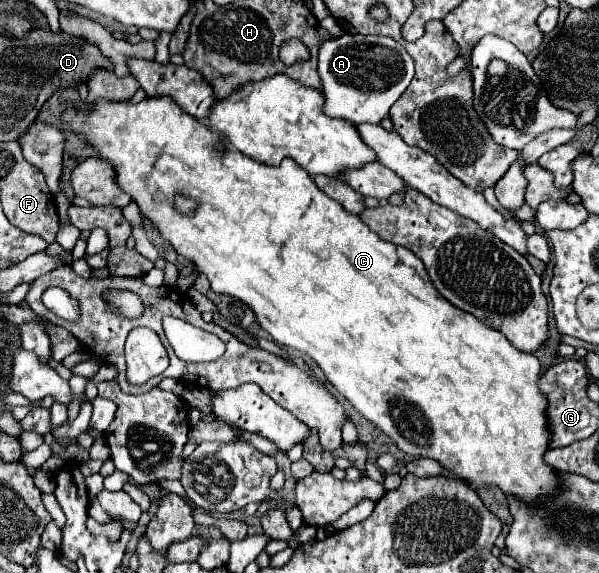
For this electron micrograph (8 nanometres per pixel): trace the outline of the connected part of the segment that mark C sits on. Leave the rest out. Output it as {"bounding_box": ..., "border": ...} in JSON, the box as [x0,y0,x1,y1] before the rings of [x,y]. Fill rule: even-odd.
{"bounding_box":[62,98,558,506],"border":[[[144,98],[138,104],[130,102],[108,102],[108,100],[98,100],[98,104],[92,106],[90,112],[84,112],[82,108],[68,108],[62,114],[62,120],[72,126],[78,134],[86,138],[86,142],[102,156],[108,160],[114,170],[116,170],[116,180],[122,190],[126,190],[132,200],[138,204],[140,212],[152,220],[162,238],[170,242],[176,250],[176,254],[184,256],[188,262],[192,262],[202,274],[208,276],[210,288],[220,294],[230,294],[244,304],[248,304],[260,326],[278,342],[280,346],[288,346],[292,350],[298,350],[300,354],[314,360],[326,374],[328,382],[370,422],[376,422],[374,426],[380,428],[386,436],[390,436],[400,450],[414,458],[432,458],[440,462],[440,466],[448,472],[452,472],[456,478],[468,482],[478,488],[490,488],[498,486],[504,494],[514,496],[516,500],[524,502],[526,506],[534,506],[558,492],[558,472],[544,462],[544,454],[550,448],[552,434],[548,428],[548,416],[546,416],[546,396],[538,388],[540,380],[540,362],[534,354],[520,352],[514,348],[498,330],[492,330],[478,318],[470,316],[468,312],[462,312],[460,308],[454,308],[440,292],[434,288],[422,260],[410,252],[404,246],[394,246],[390,242],[384,242],[378,238],[376,232],[372,232],[358,216],[350,216],[336,200],[330,200],[324,192],[318,192],[318,186],[310,180],[308,172],[298,168],[294,160],[286,158],[282,160],[280,166],[262,166],[256,160],[250,160],[248,156],[242,156],[240,152],[230,152],[228,148],[222,148],[222,140],[218,134],[210,132],[200,120],[192,118],[190,114],[182,112],[178,104],[170,98]],[[176,194],[184,194],[192,200],[196,200],[200,206],[194,214],[190,216],[180,216],[172,208],[172,200]]]}

